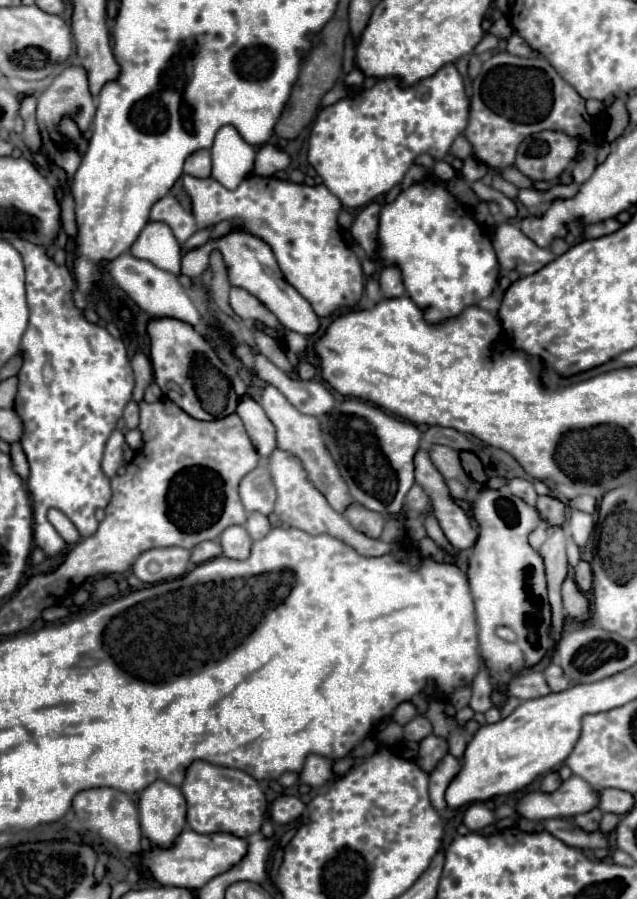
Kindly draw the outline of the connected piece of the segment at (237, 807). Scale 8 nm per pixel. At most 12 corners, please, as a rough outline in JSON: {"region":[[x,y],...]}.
{"region":[[194,761],[180,787],[196,833],[260,831],[266,795],[232,767]]}

